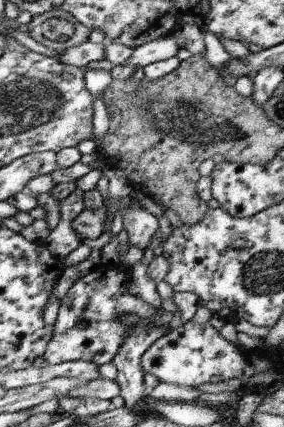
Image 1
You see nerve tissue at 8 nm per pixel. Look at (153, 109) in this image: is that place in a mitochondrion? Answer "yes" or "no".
yes

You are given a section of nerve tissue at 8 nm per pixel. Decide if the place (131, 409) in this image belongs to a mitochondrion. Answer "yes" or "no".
no

